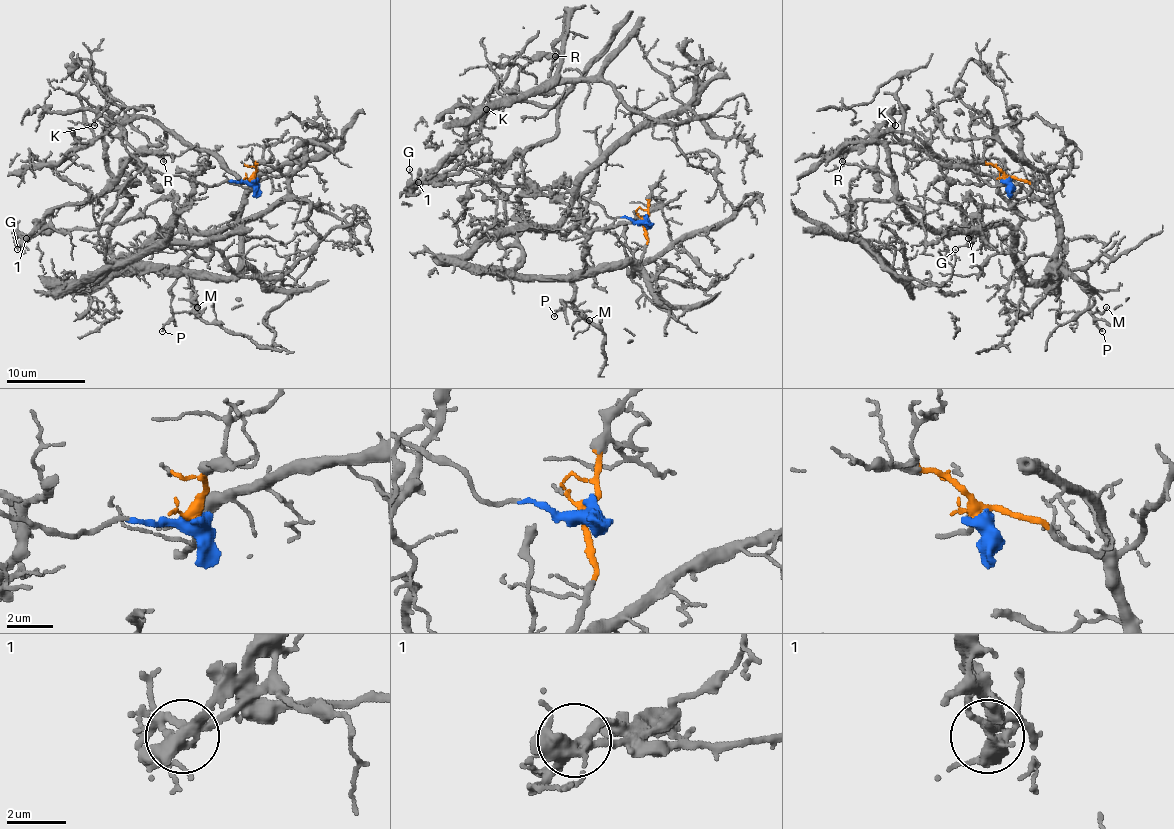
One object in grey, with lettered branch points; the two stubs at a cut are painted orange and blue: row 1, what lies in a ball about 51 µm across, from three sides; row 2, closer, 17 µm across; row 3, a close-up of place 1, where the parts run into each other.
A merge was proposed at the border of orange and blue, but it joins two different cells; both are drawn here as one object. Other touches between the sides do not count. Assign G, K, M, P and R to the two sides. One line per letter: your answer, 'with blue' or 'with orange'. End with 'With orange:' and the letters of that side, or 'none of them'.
G: with blue
K: with blue
M: with orange
P: with orange
R: with blue
With orange: M, P

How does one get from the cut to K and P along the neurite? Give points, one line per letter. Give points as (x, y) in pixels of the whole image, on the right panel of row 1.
K: (1008, 177), (992, 185), (893, 128), (889, 118), (885, 122), (889, 116), (895, 126)
P: (1006, 177), (1027, 179), (1049, 195), (1059, 229), (1049, 272), (1063, 276), (1083, 270), (1091, 315), (1102, 331)

